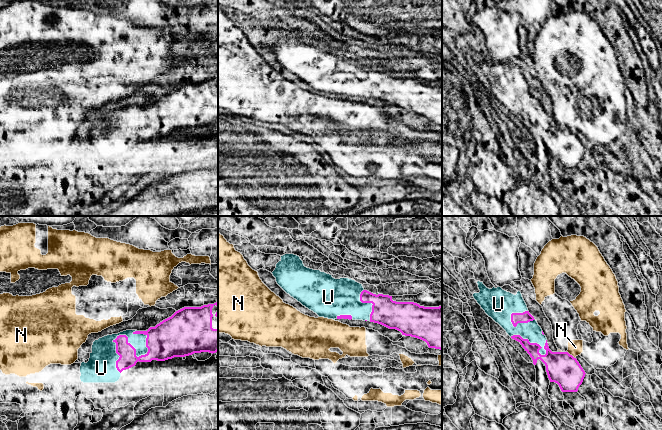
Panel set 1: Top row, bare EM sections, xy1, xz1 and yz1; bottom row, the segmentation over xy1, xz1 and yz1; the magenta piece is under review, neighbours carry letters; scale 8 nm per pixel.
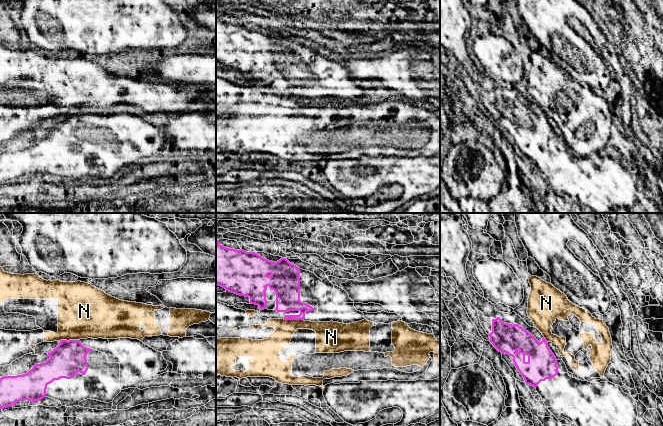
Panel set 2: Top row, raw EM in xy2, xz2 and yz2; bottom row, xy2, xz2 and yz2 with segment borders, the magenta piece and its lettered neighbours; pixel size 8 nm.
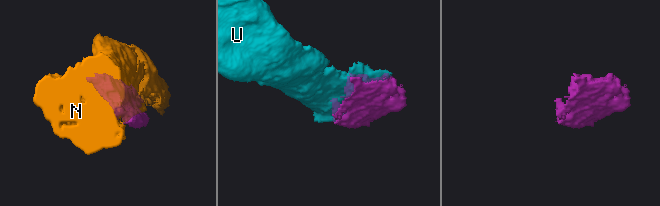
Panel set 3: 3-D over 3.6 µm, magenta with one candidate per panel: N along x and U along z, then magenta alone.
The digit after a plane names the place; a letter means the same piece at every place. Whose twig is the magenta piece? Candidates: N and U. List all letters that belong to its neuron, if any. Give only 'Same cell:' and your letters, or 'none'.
Same cell: U

